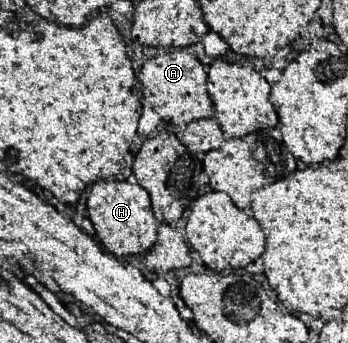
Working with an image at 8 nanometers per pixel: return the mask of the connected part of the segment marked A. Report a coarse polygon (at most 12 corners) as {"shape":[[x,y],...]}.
{"shape":[[169,48],[141,68],[145,102],[187,124],[215,114],[203,64]]}

